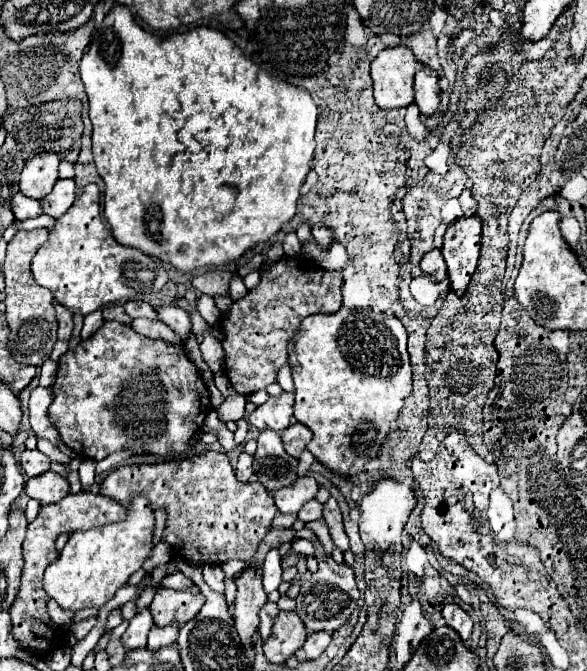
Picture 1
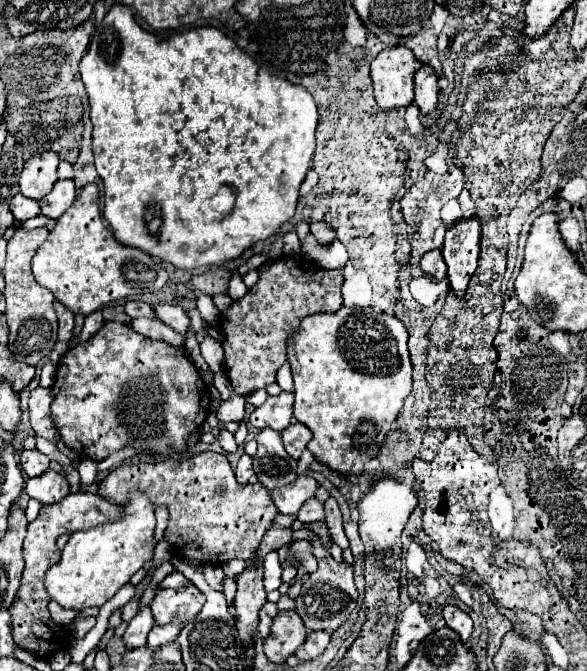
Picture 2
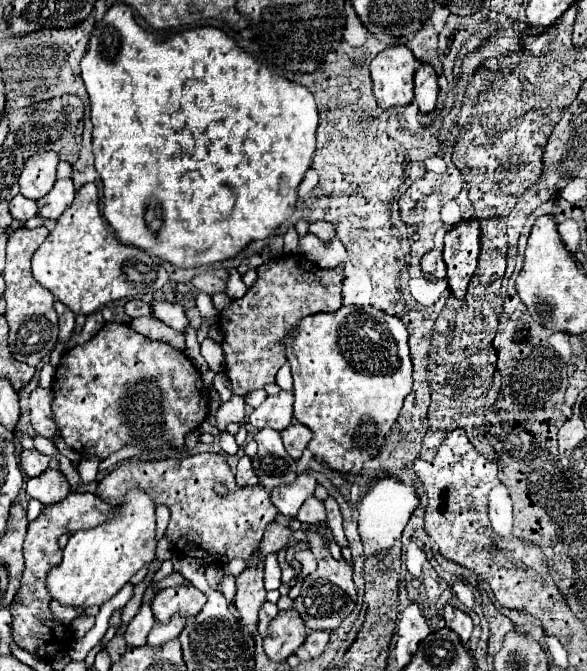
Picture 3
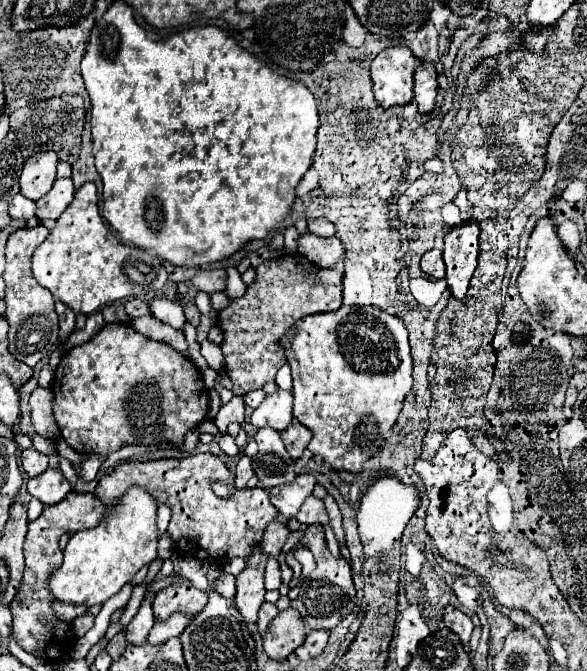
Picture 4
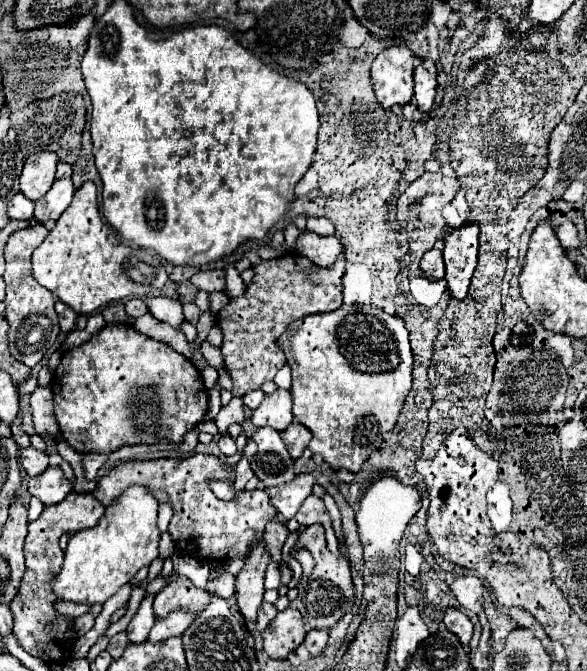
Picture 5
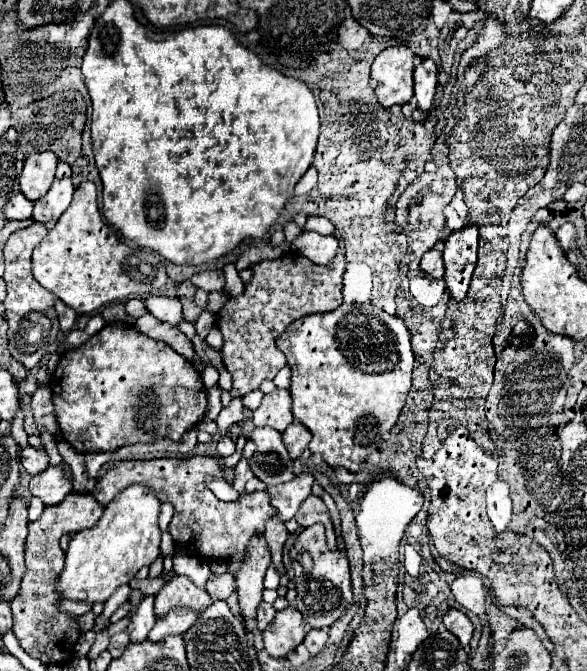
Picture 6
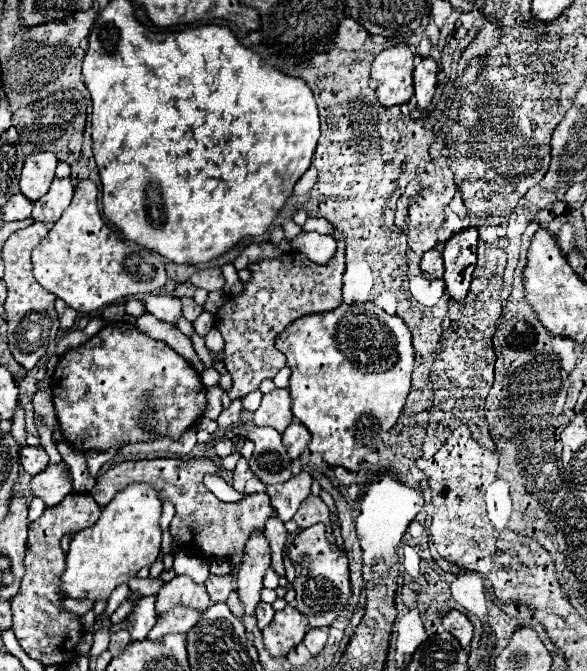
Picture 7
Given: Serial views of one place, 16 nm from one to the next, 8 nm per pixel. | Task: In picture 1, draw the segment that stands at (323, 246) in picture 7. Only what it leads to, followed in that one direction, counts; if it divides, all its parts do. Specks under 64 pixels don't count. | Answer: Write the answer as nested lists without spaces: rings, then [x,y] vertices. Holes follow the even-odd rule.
[[[308,238],[306,244],[302,244],[302,252],[308,258],[314,258],[324,270],[344,270],[348,262],[346,248],[340,242],[332,242],[328,248],[320,248],[314,238]]]

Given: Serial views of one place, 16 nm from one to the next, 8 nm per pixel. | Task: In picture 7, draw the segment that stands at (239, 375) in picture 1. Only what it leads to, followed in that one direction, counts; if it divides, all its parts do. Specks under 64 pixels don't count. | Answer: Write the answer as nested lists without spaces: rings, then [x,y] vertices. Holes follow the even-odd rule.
[[[338,228],[332,230],[332,238],[338,242],[338,248],[334,252],[334,256],[330,258],[328,264],[314,264],[312,260],[302,253],[290,252],[290,254],[284,254],[280,258],[272,258],[272,260],[260,260],[260,262],[252,262],[248,264],[248,270],[250,270],[250,280],[244,284],[242,292],[236,294],[236,296],[230,296],[224,306],[214,314],[214,328],[220,330],[220,334],[224,336],[226,340],[226,358],[224,358],[224,366],[228,370],[228,374],[232,376],[232,388],[230,390],[224,390],[219,384],[206,389],[206,410],[204,410],[204,416],[210,418],[210,420],[216,420],[222,412],[222,395],[224,392],[228,393],[228,396],[232,400],[236,398],[244,398],[246,394],[258,390],[260,382],[266,380],[266,378],[274,378],[278,374],[278,370],[282,370],[286,366],[286,356],[276,350],[274,346],[274,340],[276,336],[296,318],[304,316],[304,314],[314,314],[314,312],[328,312],[328,310],[334,310],[342,304],[342,274],[344,274],[344,238],[342,234],[338,232]]]

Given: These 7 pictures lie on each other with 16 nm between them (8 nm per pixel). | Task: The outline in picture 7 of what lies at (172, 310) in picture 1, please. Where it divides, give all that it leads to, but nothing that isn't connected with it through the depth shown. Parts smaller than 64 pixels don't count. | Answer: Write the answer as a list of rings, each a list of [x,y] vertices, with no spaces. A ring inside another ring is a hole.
[[[148,294],[148,296],[142,296],[140,302],[144,304],[144,308],[146,308],[148,314],[156,316],[158,320],[170,322],[170,324],[176,324],[176,318],[182,314],[182,310],[180,310],[180,300],[174,298],[174,296]]]

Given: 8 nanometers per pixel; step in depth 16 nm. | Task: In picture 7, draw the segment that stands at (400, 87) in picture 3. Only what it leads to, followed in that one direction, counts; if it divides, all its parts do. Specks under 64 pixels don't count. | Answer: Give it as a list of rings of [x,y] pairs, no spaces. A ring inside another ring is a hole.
[[[406,44],[386,48],[376,56],[372,62],[372,80],[376,84],[376,96],[382,106],[402,106],[412,98],[412,72],[414,54]]]

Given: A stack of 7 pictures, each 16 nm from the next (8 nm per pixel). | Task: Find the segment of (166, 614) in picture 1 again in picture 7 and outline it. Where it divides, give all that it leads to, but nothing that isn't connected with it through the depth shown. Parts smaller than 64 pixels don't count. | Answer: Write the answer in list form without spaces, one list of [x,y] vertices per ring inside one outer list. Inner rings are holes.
[[[176,576],[160,588],[156,610],[158,614],[162,614],[178,604],[192,606],[196,610],[206,610],[208,606],[212,606],[212,600],[206,588],[202,584],[196,584],[190,576]]]

